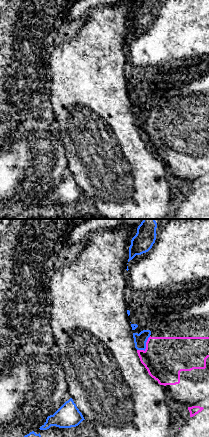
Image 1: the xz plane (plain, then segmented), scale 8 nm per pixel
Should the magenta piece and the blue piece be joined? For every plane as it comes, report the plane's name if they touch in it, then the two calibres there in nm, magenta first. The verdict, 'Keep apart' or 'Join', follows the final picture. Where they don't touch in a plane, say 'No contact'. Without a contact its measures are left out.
Touches magenta in xz. Thickness 340 nm (magenta) against 100 nm

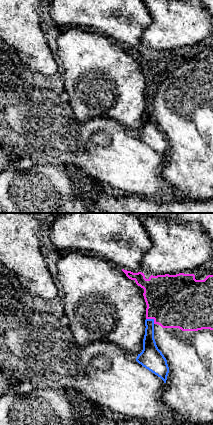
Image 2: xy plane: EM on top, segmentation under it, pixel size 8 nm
Touches magenta in xy. Thickness 440 nm (magenta) against 120 nm

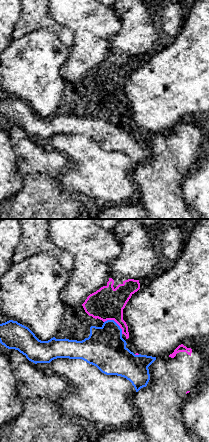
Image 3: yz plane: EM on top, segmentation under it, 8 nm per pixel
Touches magenta in yz. Thickness 260 nm (magenta) against 320 nm

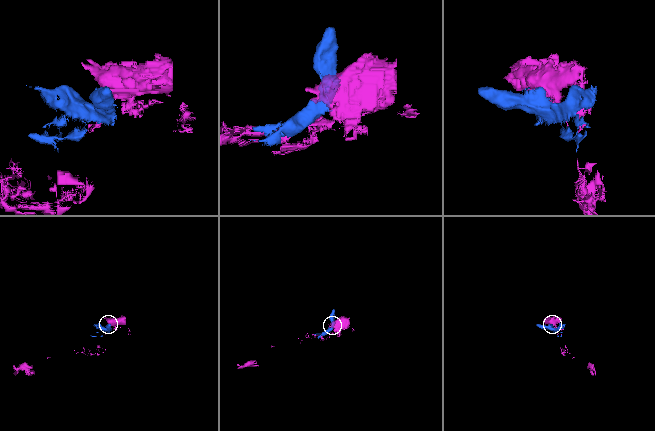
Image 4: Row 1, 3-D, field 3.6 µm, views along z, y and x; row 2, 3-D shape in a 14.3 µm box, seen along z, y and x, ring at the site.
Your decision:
Keep apart

